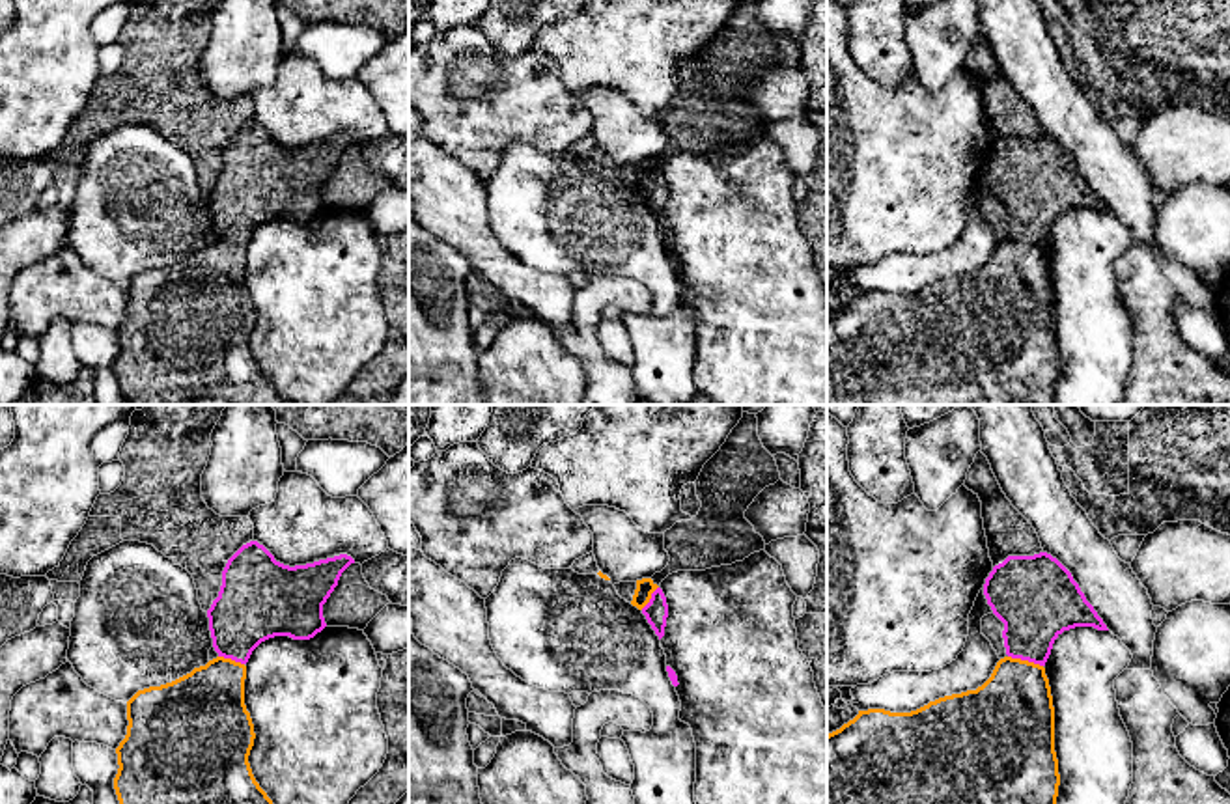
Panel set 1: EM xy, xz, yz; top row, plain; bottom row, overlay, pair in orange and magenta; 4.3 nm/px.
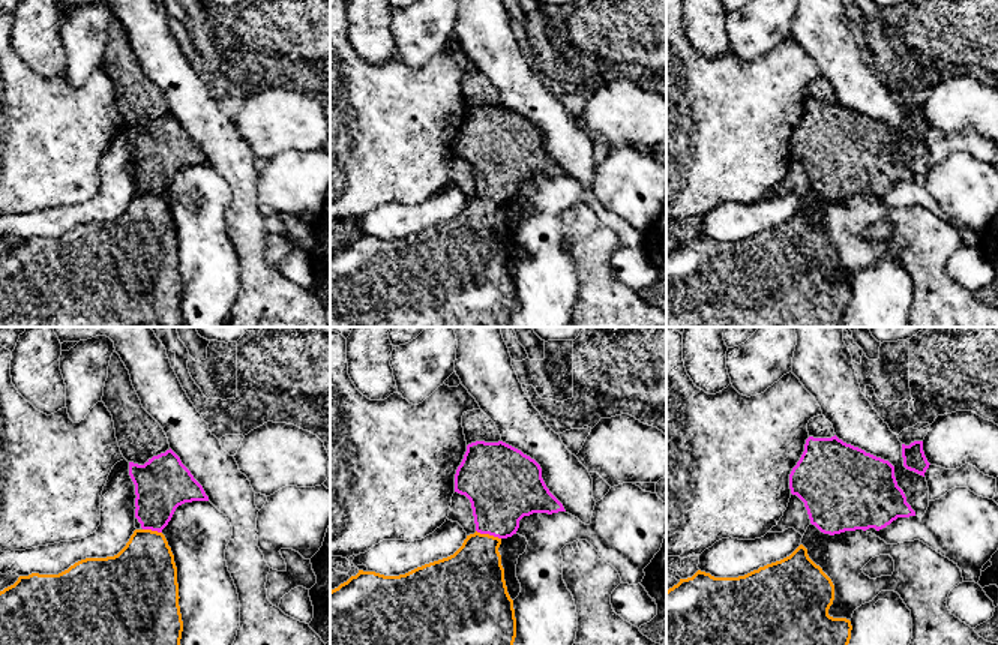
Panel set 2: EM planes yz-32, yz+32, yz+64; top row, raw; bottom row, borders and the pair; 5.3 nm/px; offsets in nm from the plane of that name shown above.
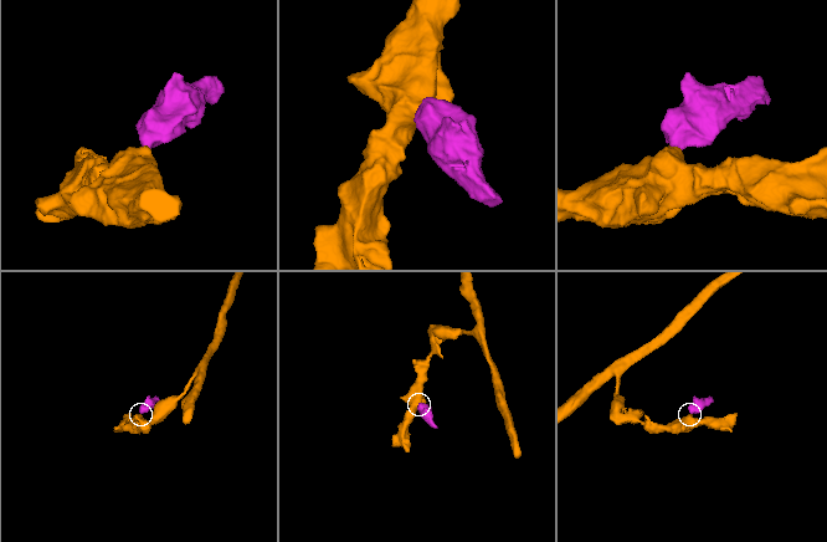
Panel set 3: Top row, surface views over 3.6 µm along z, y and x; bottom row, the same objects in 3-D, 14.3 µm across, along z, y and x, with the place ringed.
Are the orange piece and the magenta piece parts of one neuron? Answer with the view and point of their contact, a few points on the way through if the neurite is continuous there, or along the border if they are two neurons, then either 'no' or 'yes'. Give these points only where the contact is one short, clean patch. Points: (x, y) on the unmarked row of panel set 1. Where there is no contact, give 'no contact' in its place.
contact yz (1025, 243); border yz (1008, 237), (1042, 249); no

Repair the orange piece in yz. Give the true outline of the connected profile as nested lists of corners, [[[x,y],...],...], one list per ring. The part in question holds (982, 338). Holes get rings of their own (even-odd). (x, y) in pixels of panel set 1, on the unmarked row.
[[[1004,239],[976,272],[911,295],[859,293],[827,317],[827,405],[1055,405],[1060,356],[1055,289],[1045,250]]]

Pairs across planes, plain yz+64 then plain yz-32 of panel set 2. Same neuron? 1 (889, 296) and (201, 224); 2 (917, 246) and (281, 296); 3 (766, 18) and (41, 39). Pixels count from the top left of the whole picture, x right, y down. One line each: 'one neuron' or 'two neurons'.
1: one neuron
2: one neuron
3: two neurons

